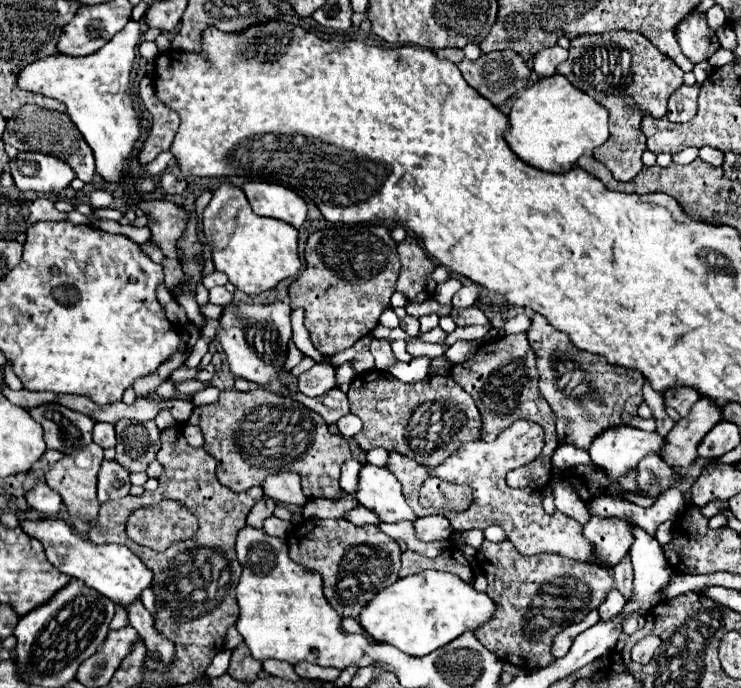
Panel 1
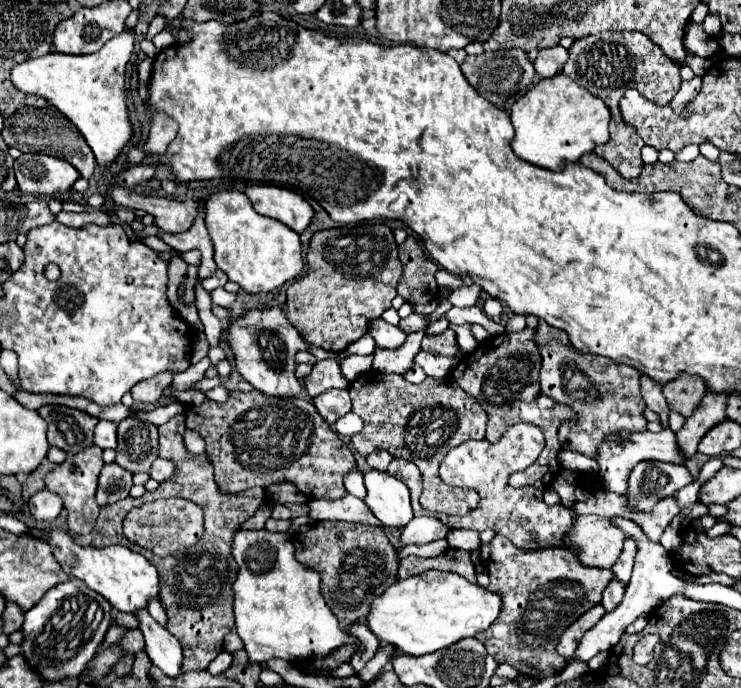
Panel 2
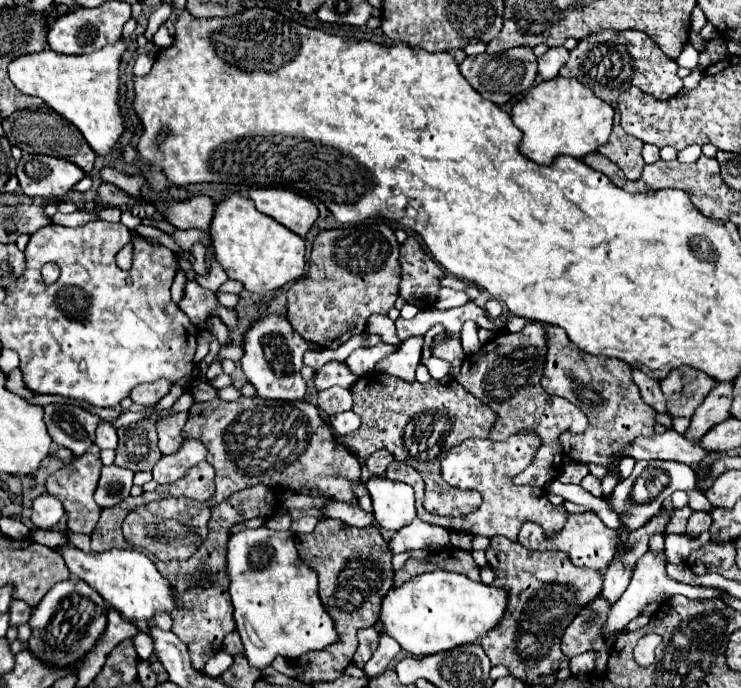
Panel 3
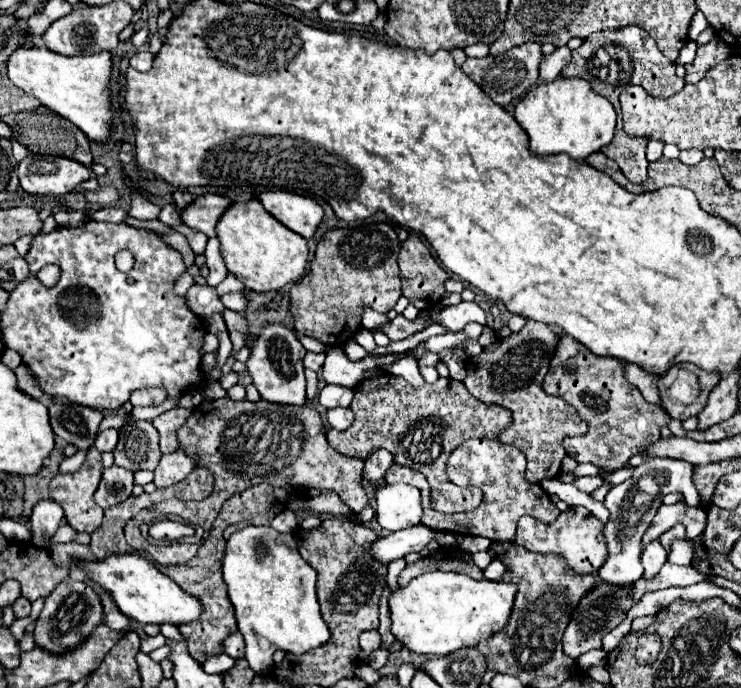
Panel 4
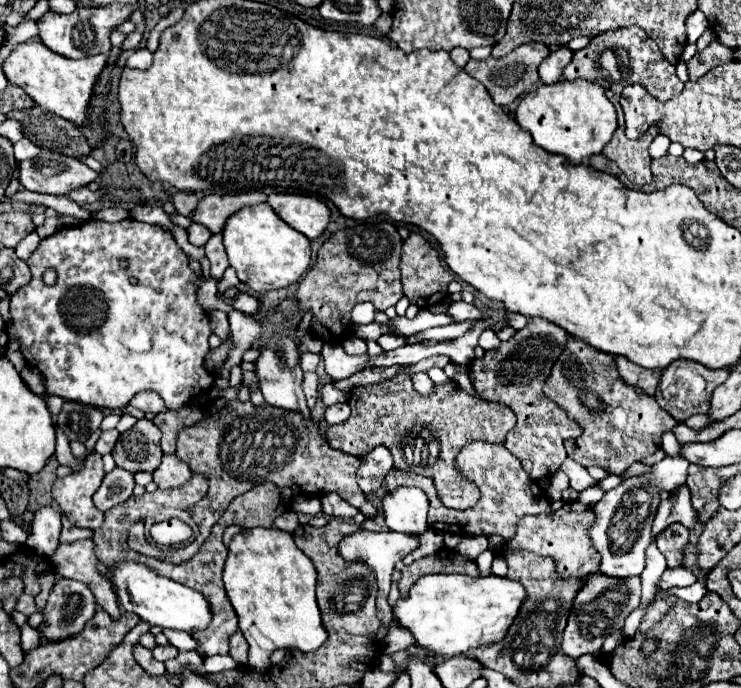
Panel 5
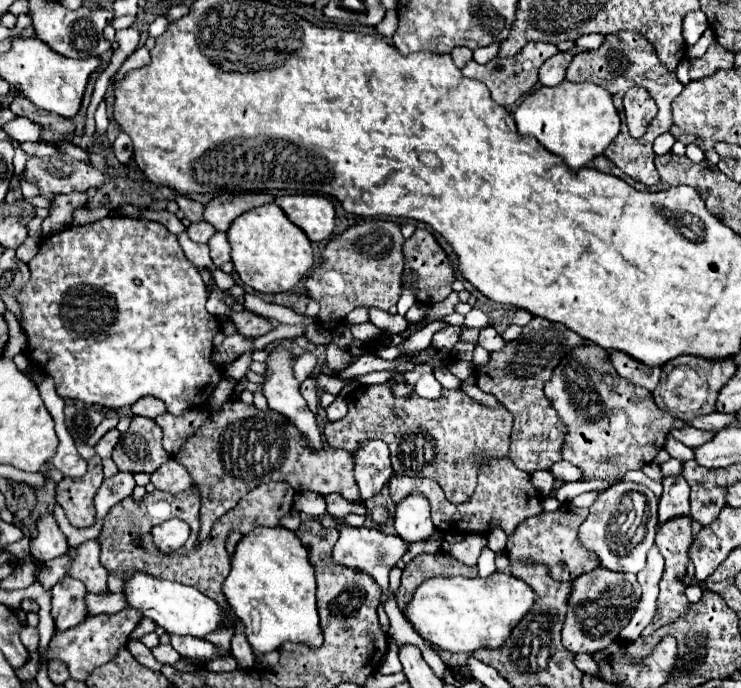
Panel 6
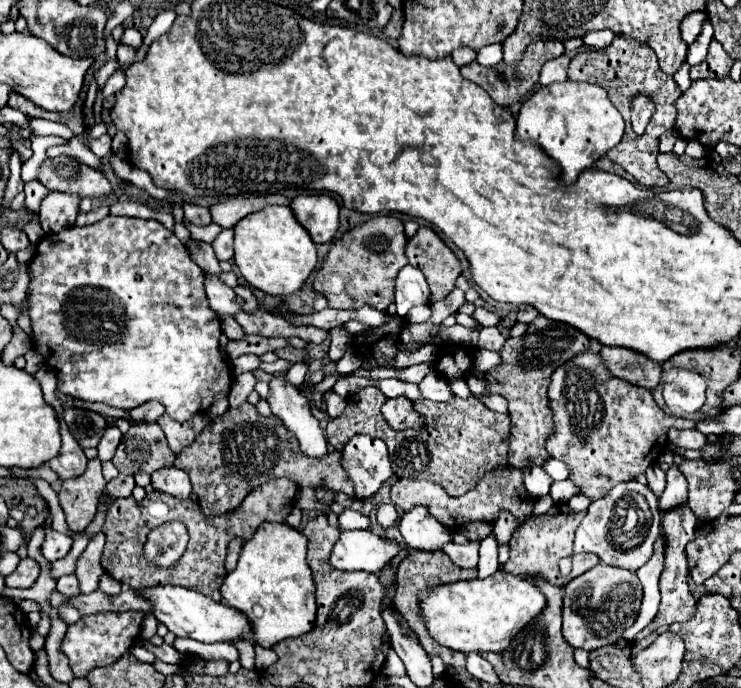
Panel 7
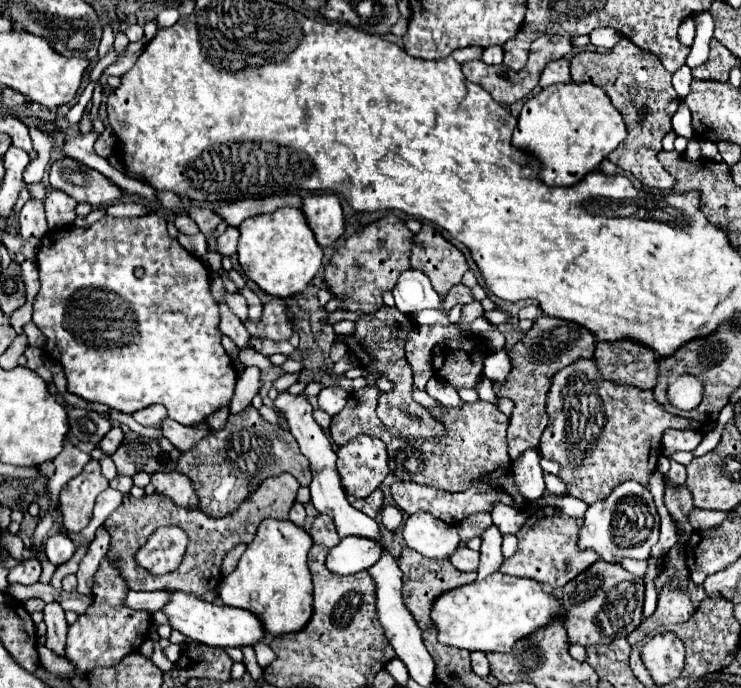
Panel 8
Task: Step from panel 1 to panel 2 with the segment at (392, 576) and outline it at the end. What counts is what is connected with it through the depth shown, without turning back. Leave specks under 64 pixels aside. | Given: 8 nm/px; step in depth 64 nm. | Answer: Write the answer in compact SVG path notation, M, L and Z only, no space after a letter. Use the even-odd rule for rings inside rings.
M330 520L314 522L308 532L294 534L292 544L296 546L296 560L320 574L322 596L346 634L350 634L350 626L366 624L372 602L396 582L398 552L378 526Z

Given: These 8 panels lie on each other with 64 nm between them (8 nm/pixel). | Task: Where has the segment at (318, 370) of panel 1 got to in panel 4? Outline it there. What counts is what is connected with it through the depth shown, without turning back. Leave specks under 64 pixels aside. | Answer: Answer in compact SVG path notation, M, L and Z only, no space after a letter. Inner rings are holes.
M340 346L326 348L326 362L322 366L322 378L326 380L326 384L338 384L338 386L354 388L362 380L364 372L374 372L380 366L386 366L400 356L404 356L404 352L384 354L384 356L368 354L366 358L354 362L346 356L346 352Z

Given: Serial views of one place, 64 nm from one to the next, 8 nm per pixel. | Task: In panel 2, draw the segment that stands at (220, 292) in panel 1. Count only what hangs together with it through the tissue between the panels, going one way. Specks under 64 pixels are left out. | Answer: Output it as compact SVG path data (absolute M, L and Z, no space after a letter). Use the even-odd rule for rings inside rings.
M216 288L216 290L212 292L212 302L214 302L216 306L224 306L224 308L228 308L234 300L236 300L236 294L226 292L224 288Z

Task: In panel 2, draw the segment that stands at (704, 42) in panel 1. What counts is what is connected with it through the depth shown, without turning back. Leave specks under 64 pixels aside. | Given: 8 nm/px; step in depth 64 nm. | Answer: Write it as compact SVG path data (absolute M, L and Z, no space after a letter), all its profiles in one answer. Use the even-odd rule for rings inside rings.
M690 22L690 24L686 26L686 36L684 36L684 46L686 46L686 50L694 52L694 54L700 56L700 58L708 58L708 56L712 54L712 48L716 48L716 44L718 44L718 42L716 42L714 38L710 38L710 36L702 30L700 24Z

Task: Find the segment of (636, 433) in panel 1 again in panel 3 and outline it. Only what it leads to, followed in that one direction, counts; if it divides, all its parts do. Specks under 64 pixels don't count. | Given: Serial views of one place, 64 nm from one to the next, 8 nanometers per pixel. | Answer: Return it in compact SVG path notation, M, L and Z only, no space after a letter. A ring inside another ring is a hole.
M668 430L666 434L654 434L650 438L634 440L632 448L624 452L624 456L632 456L636 460L676 460L688 466L700 464L712 452L702 448L698 442L688 440L686 436ZM614 464L614 468L610 468L610 474L608 474L608 478L604 478L604 480L602 480L602 498L610 496L610 494L612 494L612 488L618 484L618 480L616 480L616 474L618 474L618 470L616 470L616 464Z

